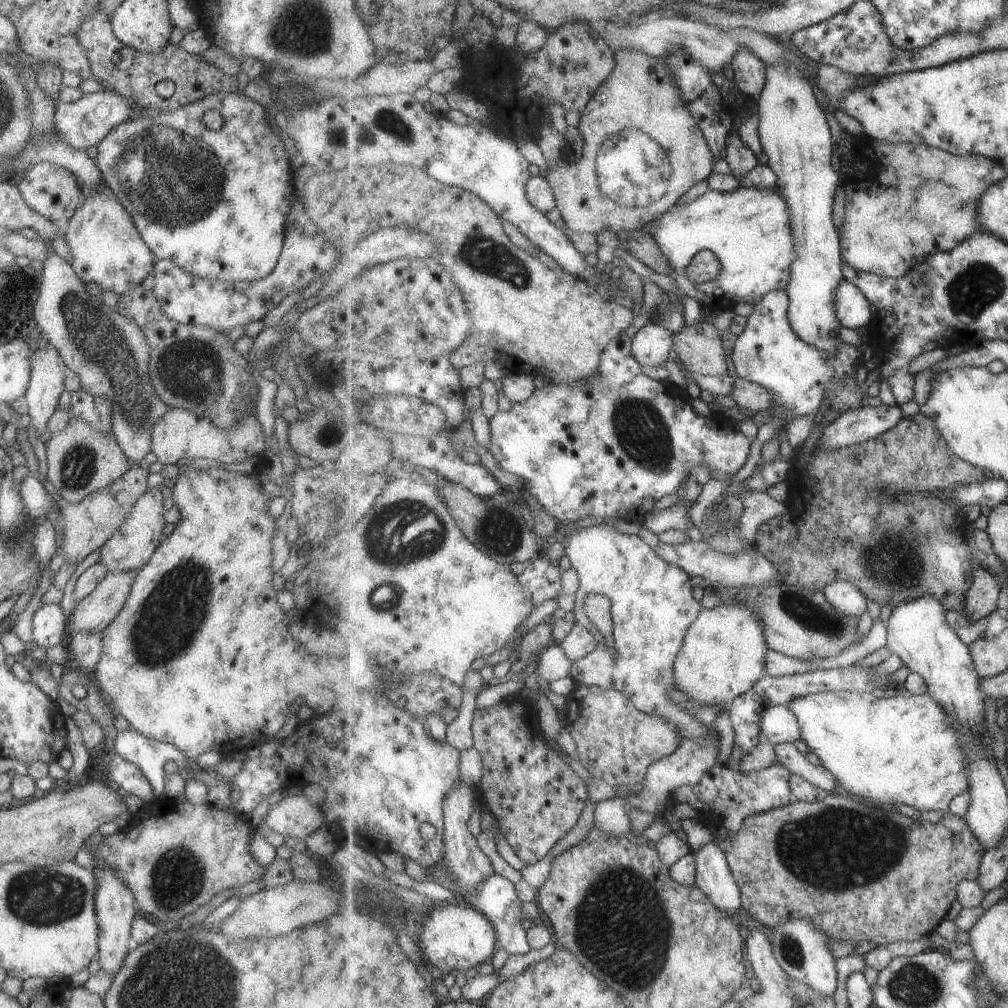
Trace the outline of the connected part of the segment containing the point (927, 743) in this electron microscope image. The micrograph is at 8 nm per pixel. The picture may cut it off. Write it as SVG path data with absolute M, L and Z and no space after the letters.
M903 688L895 696L879 698L874 693L838 690L800 696L789 706L800 718L803 739L838 778L842 791L847 794L882 804L906 804L922 812L941 810L948 813L954 798L970 790L970 756L962 748L962 736L954 722L948 720L948 710L940 706L930 693L914 696Z

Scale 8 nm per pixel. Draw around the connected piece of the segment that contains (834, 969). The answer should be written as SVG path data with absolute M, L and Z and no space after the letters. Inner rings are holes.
M791 919L777 929L773 929L773 944L780 965L797 980L812 986L814 990L834 996L838 990L838 964L836 956L828 946L828 932L820 930L812 920Z

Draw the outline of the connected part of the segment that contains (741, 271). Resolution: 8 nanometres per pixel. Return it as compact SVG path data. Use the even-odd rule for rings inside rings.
M776 184L776 188L748 188L742 185L736 192L708 189L693 202L673 206L664 216L659 216L654 224L653 237L658 240L674 268L672 277L678 282L678 290L682 290L682 296L694 296L703 305L713 307L716 312L723 312L736 308L742 302L758 304L772 290L787 289L790 286L796 257L796 242L790 216L790 204L782 194L780 184ZM706 249L714 250L720 256L724 268L718 278L696 284L688 276L688 268L696 255Z

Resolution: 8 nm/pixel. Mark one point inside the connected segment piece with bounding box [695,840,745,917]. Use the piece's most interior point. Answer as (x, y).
(715, 876)

